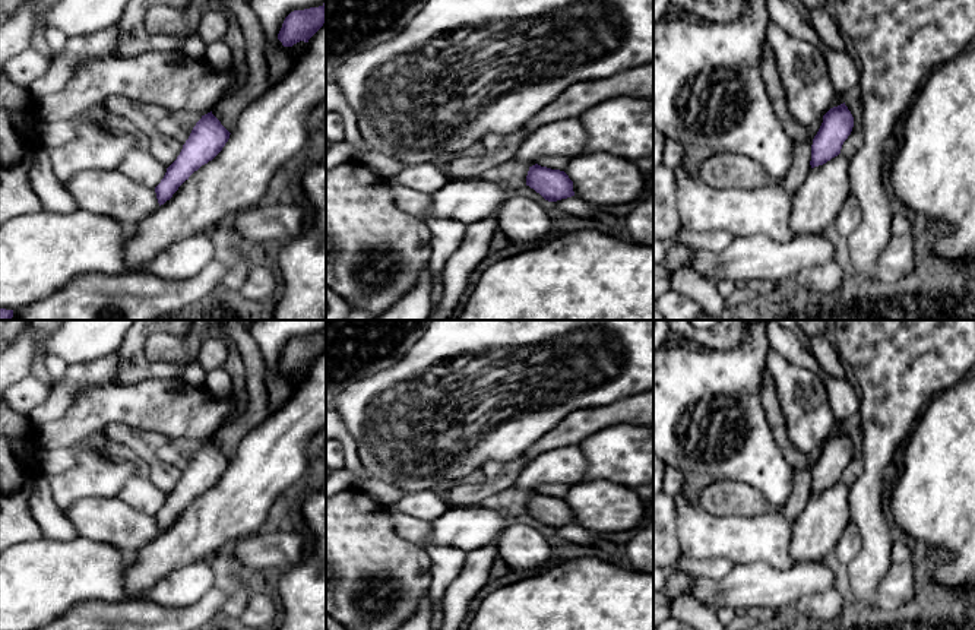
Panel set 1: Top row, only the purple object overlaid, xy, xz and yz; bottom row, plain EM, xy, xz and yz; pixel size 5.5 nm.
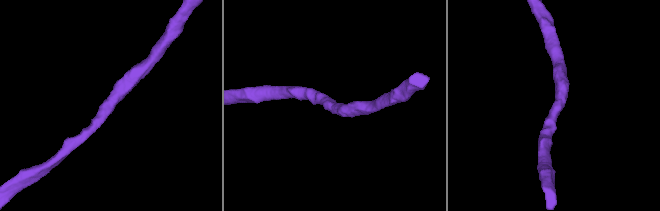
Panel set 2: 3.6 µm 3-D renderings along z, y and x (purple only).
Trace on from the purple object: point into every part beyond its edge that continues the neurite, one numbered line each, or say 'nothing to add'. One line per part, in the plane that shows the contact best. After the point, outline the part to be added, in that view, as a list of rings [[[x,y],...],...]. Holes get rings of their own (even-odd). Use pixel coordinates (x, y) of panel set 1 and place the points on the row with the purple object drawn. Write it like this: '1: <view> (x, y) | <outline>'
1: xy (272, 129) | [[[326,22],[308,39],[304,53],[295,60],[288,75],[278,83],[269,85],[268,89],[241,113],[222,151],[212,161],[194,171],[170,200],[158,206],[137,224],[124,247],[124,257],[130,265],[127,273],[142,273],[142,266],[152,262],[174,241],[205,234],[208,228],[218,225],[222,218],[260,206],[265,197],[270,197],[276,183],[276,170],[304,149],[310,134],[307,130],[308,115],[323,101],[326,101]]]

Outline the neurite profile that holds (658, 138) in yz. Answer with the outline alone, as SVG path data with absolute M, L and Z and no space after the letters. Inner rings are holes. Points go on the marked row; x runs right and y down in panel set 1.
M653 126L653 167L664 161L665 136Z

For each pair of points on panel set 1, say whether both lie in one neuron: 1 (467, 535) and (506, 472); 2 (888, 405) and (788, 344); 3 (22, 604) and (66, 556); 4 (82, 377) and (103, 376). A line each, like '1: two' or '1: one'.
1: two
2: two
3: one
4: one

